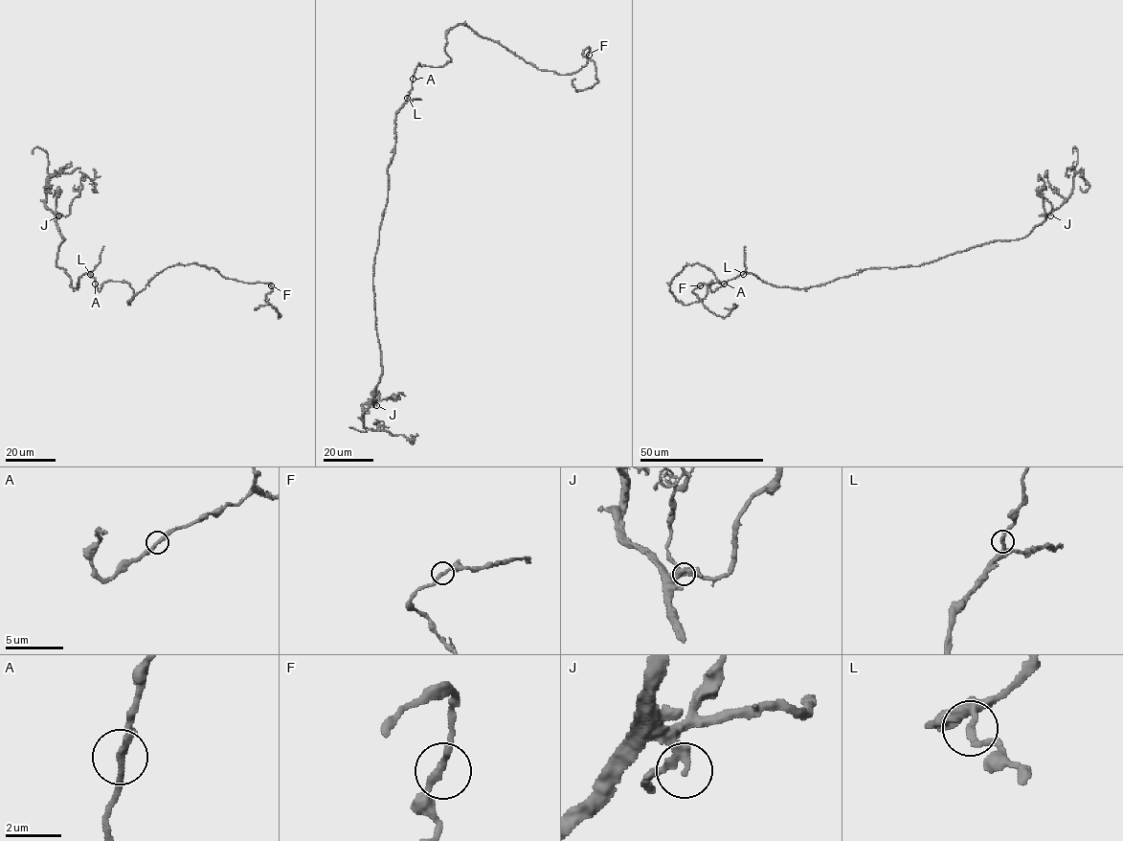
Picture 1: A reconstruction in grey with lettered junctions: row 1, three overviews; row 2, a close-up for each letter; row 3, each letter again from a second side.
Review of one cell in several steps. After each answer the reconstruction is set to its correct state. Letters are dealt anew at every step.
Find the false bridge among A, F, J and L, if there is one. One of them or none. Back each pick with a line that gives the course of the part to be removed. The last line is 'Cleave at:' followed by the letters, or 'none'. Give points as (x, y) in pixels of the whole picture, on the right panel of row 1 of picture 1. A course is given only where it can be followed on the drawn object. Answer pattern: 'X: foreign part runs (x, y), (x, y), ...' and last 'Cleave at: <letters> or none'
Cleave at: none

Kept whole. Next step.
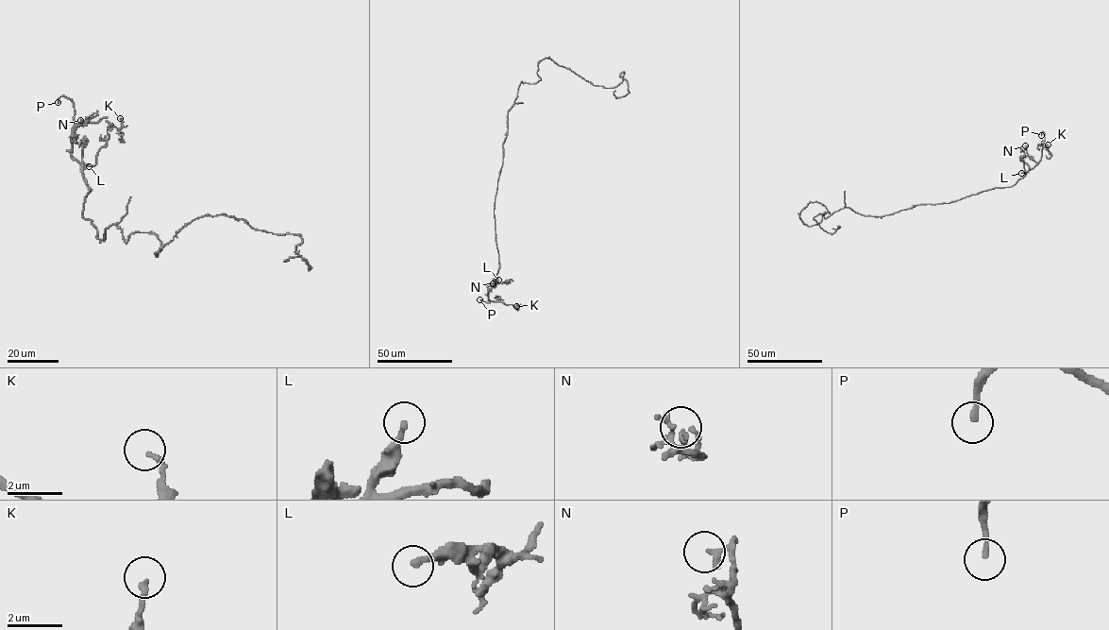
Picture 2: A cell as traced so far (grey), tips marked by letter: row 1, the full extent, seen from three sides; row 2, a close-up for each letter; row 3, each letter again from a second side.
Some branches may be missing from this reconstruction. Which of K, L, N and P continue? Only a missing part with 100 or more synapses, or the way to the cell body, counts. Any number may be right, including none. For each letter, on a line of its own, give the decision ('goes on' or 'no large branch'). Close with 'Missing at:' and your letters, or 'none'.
K: no large branch
L: no large branch
N: no large branch
P: goes on
Missing at: P

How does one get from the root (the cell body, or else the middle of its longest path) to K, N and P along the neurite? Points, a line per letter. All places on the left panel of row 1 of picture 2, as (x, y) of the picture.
K: (105, 232), (97, 238), (82, 215), (90, 190), (72, 156), (72, 129), (102, 118), (119, 128), (120, 118)
N: (105, 232), (103, 240), (97, 238), (82, 215), (90, 190), (71, 143), (80, 120)
P: (105, 232), (103, 240), (97, 238), (82, 215), (90, 190), (72, 156), (74, 103), (64, 96), (58, 102)

